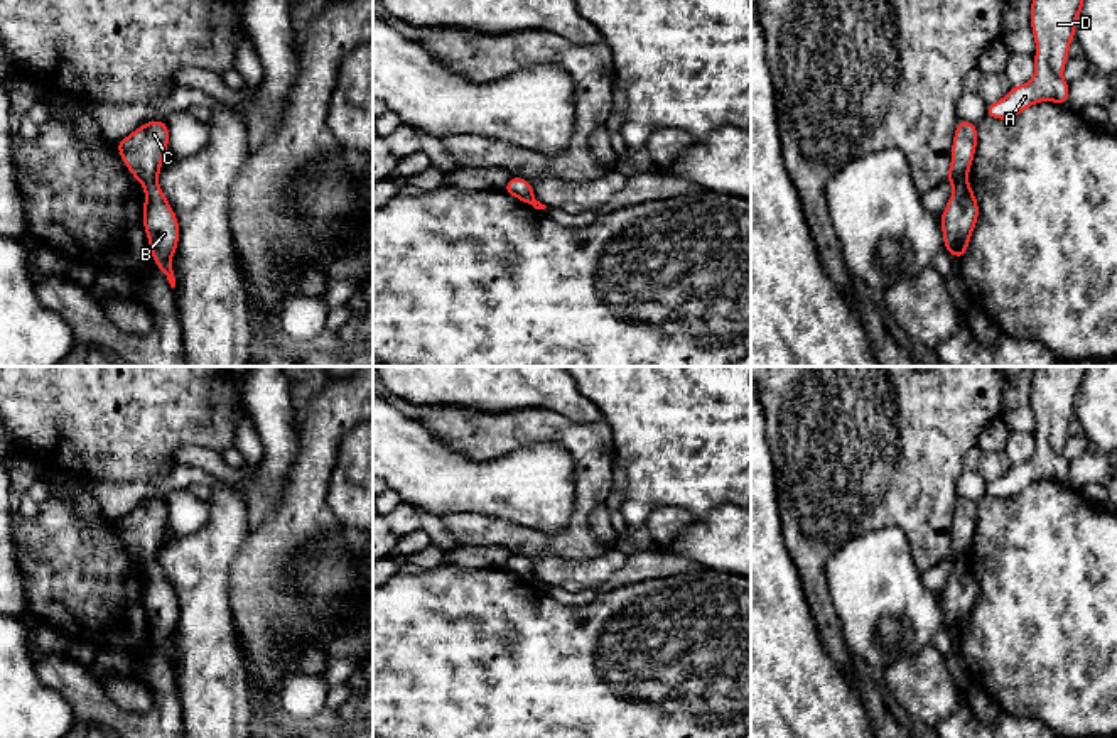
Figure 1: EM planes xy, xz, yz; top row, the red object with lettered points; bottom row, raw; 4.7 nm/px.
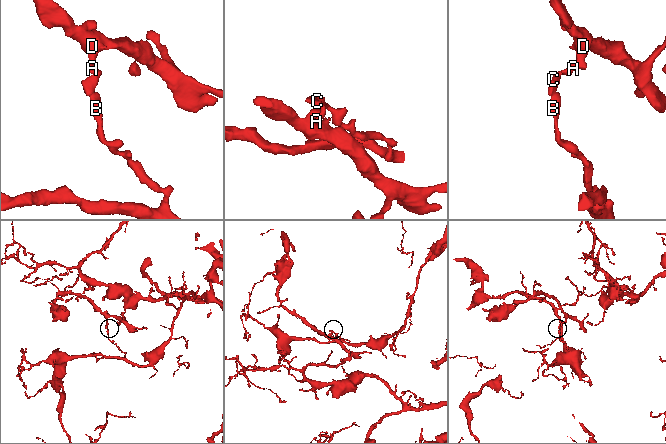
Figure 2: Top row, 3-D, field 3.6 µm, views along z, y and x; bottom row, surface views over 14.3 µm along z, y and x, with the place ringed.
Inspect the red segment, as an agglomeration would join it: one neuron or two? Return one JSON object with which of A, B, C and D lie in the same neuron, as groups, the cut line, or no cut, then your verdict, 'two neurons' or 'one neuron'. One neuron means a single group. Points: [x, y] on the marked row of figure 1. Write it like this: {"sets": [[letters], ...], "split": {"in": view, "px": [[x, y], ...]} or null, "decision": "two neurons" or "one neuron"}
{"sets": [["A", "C", "D"], ["B"]], "split": {"in": "yz", "px": [[965, 178], [954, 184]]}, "decision": "two neurons"}

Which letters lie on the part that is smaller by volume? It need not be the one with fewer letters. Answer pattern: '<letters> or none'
A, C, D

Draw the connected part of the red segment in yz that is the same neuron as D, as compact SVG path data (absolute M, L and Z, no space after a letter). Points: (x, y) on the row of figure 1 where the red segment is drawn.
M1033 0L1031 29L1036 41L1036 71L1029 83L1012 86L997 103L985 106L985 115L997 120L1017 117L1038 101L1068 105L1070 84L1061 73L1070 59L1075 24L1085 0Z

